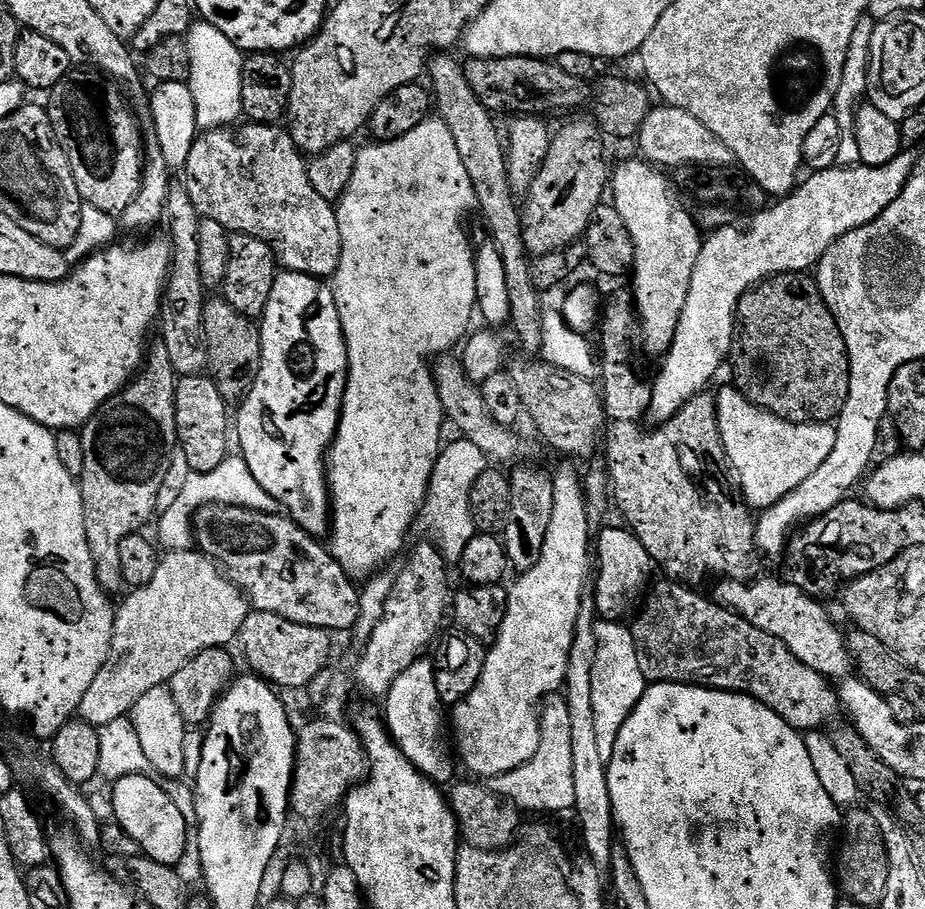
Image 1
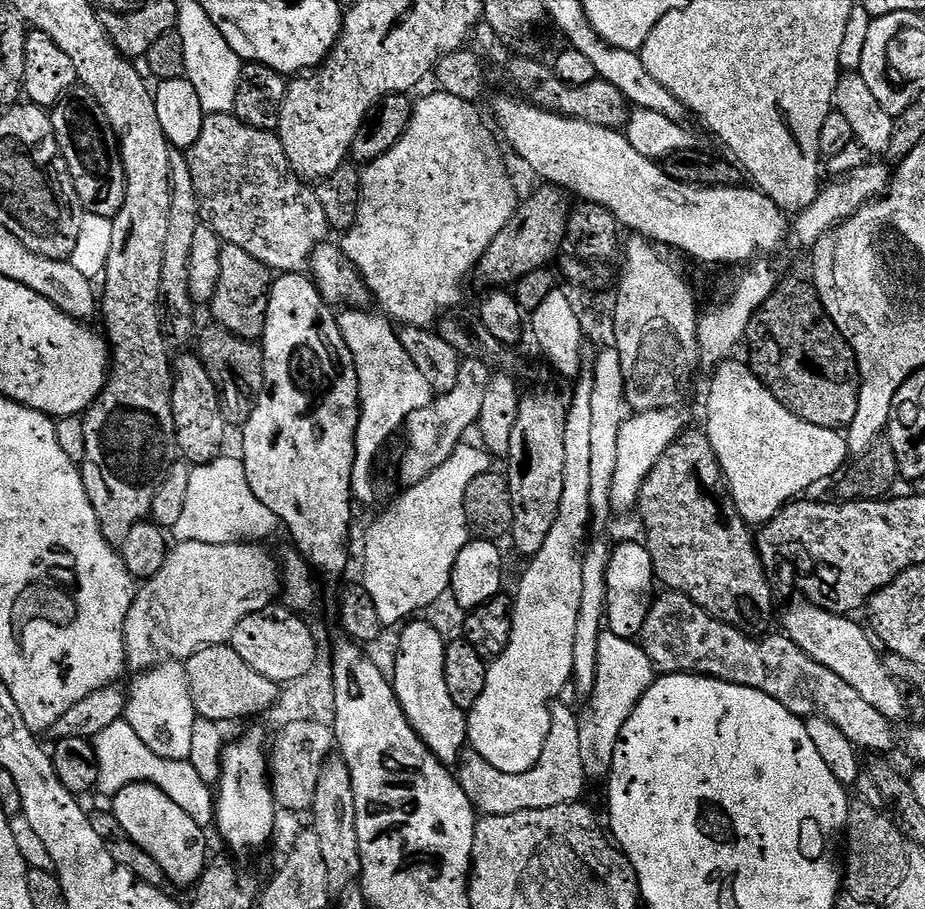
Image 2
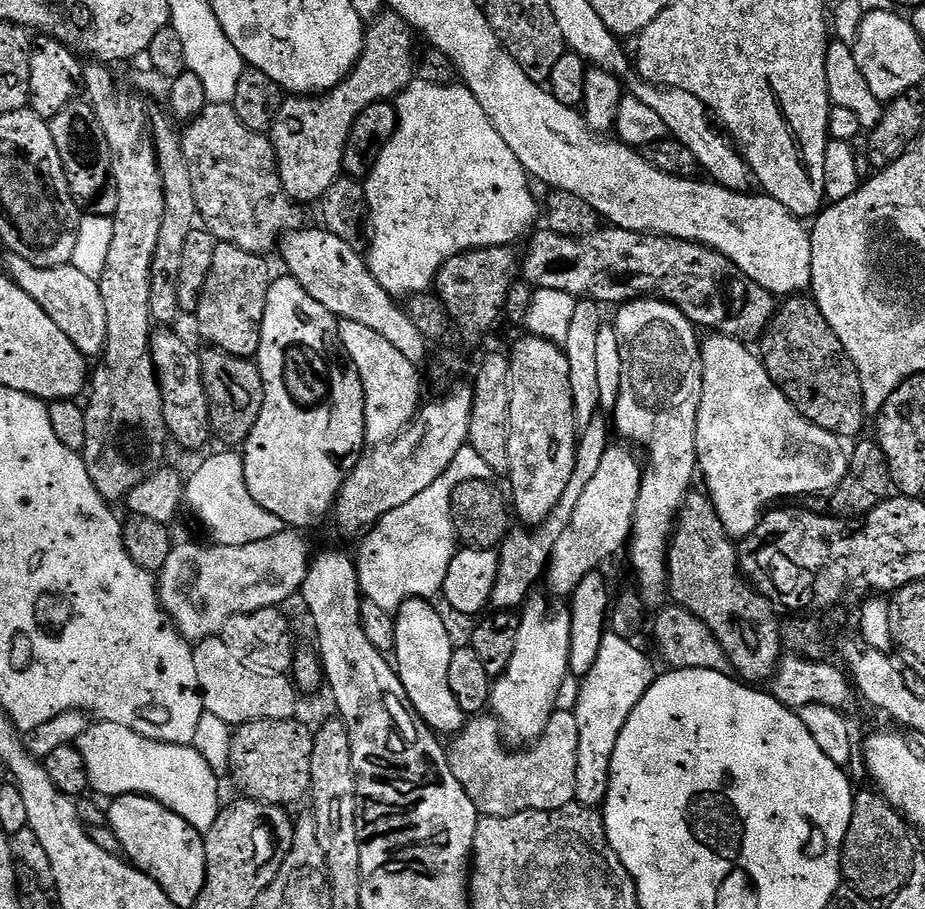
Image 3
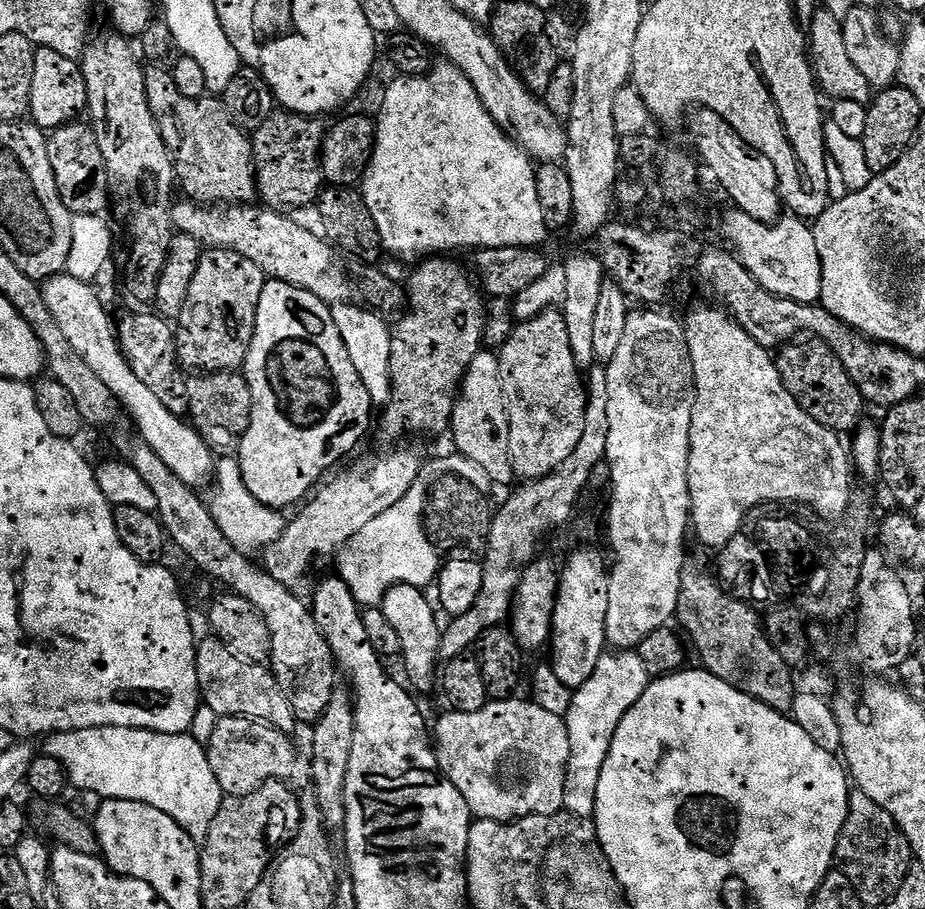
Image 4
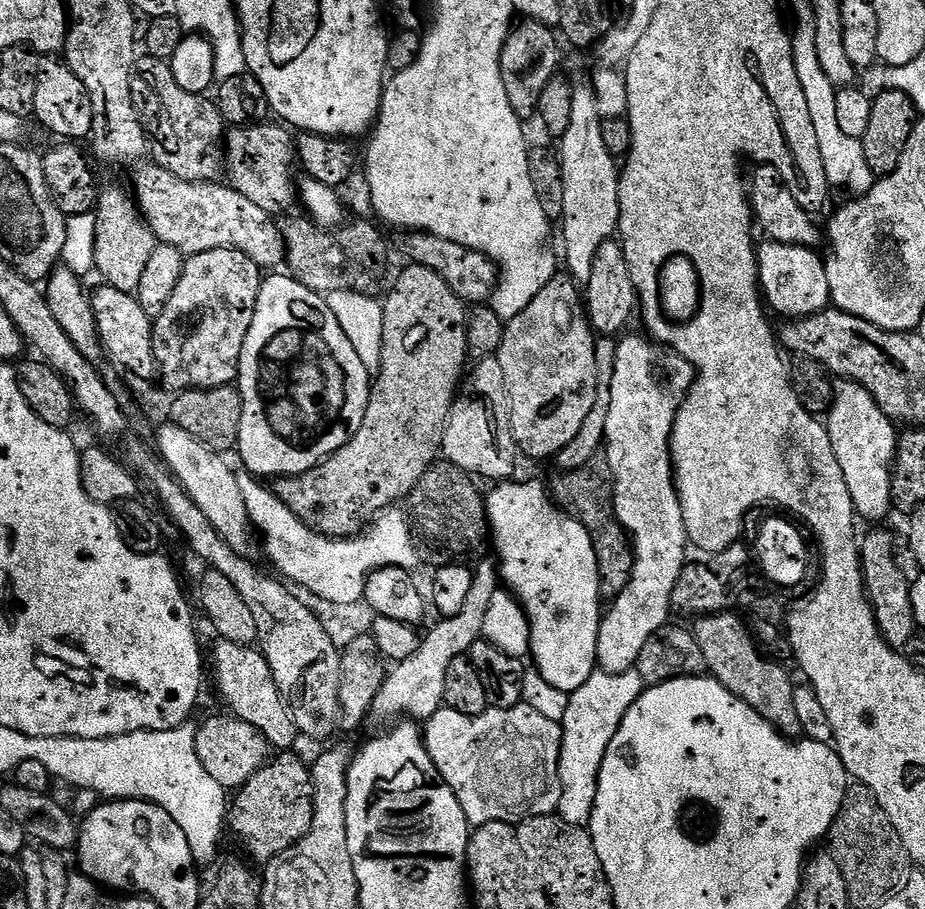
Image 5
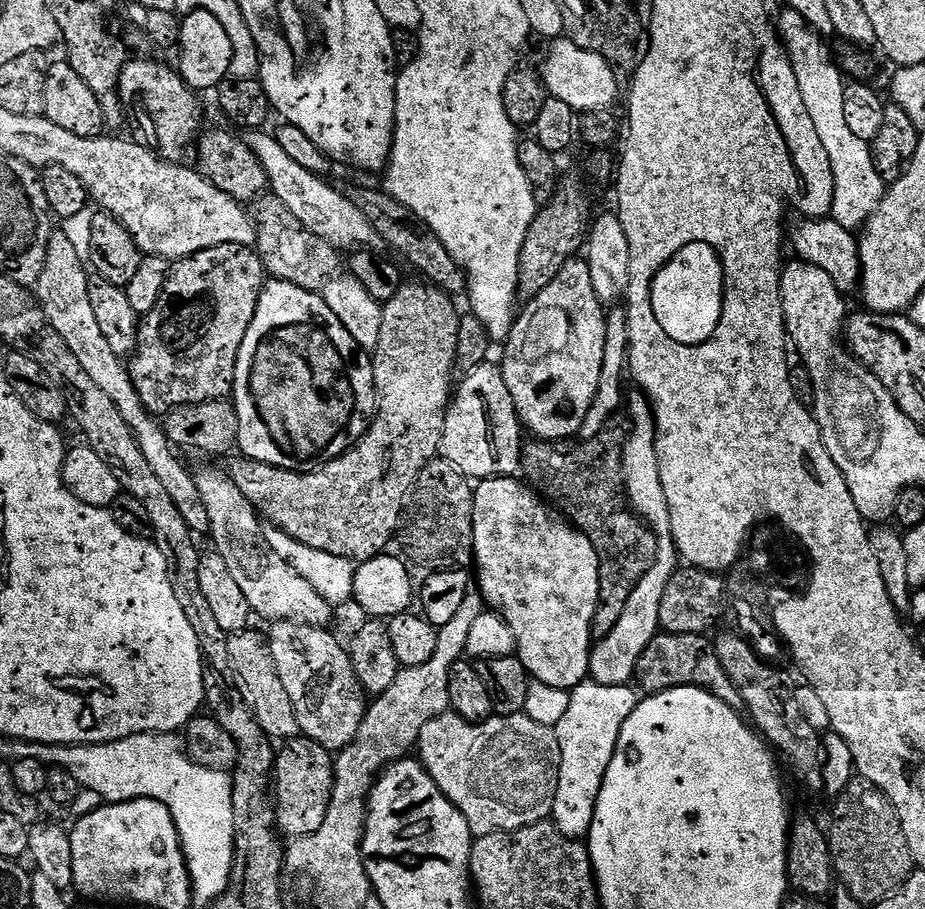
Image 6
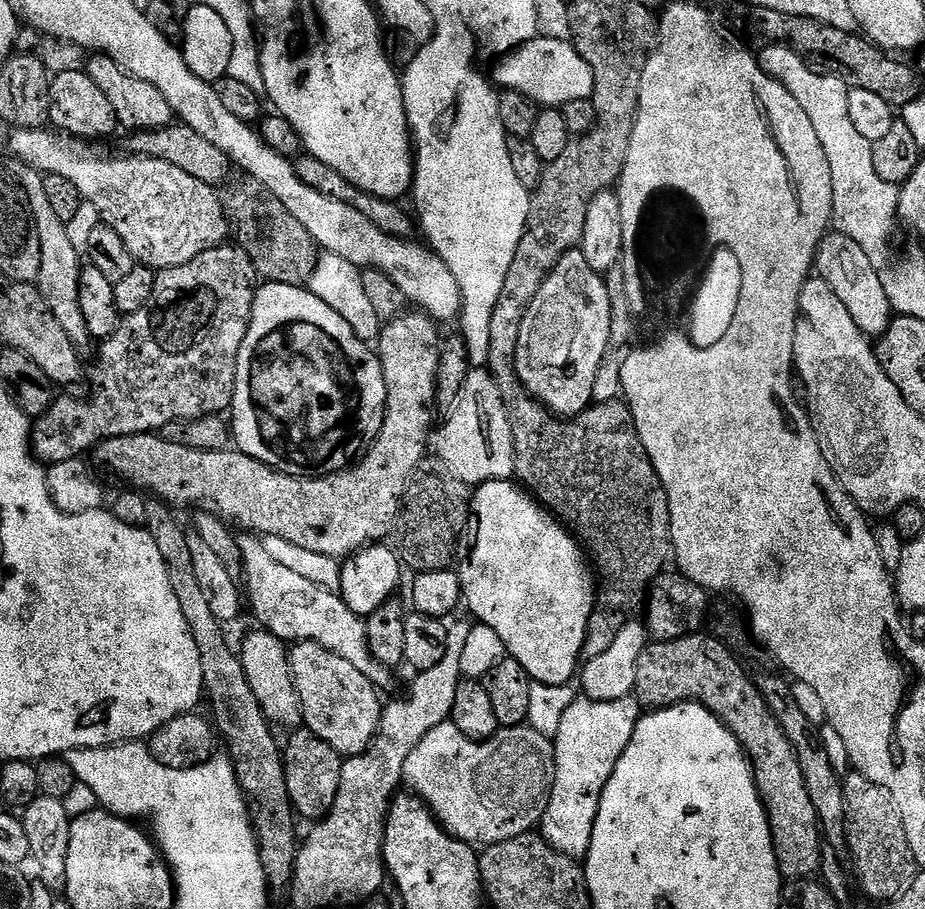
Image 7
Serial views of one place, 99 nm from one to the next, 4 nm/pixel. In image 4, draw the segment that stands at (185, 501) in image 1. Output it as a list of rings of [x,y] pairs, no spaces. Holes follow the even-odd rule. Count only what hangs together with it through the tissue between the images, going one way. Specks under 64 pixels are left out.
[[[220,458],[216,461],[214,485],[216,493],[210,499],[212,517],[218,522],[222,534],[236,549],[245,554],[260,554],[269,548],[286,527],[286,520],[277,509],[267,508],[250,490],[246,490],[246,482],[242,482],[240,461],[236,458]]]

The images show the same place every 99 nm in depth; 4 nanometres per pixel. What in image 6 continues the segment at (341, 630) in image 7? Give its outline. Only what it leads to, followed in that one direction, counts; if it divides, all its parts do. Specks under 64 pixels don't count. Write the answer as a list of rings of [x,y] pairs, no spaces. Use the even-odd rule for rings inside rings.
[[[204,468],[201,472],[197,471],[195,473],[196,485],[202,494],[202,502],[206,505],[206,514],[210,514],[210,526],[208,527],[208,532],[210,533],[210,537],[212,536],[211,547],[218,554],[222,554],[222,558],[226,561],[226,570],[230,570],[230,575],[236,579],[238,587],[242,589],[242,594],[246,594],[246,602],[251,606],[253,613],[255,613],[257,617],[261,616],[262,619],[268,620],[267,622],[275,622],[277,620],[297,620],[299,624],[309,624],[315,628],[323,628],[331,625],[332,612],[334,612],[333,605],[328,604],[326,598],[322,598],[322,594],[318,594],[318,590],[314,590],[314,586],[310,586],[310,582],[298,574],[298,570],[294,570],[285,560],[278,558],[278,554],[274,554],[274,550],[264,543],[265,525],[262,523],[261,517],[258,515],[256,508],[253,507],[242,492],[238,490],[238,486],[235,482],[225,475],[223,471],[220,472],[215,472],[212,468]]]

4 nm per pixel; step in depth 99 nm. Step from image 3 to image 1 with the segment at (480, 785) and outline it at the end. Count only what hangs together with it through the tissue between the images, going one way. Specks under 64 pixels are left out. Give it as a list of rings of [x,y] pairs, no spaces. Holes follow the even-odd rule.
[[[563,695],[545,696],[542,701],[542,735],[534,758],[505,776],[491,777],[490,787],[521,810],[564,812],[574,809],[574,745],[570,739],[570,710]]]

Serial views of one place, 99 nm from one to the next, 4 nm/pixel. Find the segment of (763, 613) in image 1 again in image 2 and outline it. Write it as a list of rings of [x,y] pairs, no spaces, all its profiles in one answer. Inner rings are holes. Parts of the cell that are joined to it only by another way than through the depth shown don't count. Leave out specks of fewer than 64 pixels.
[[[797,600],[784,612],[783,635],[801,648],[807,656],[835,672],[860,697],[891,720],[905,716],[906,709],[898,683],[886,670],[881,653],[874,649],[875,643],[871,635],[848,616],[834,615],[833,612],[814,607],[805,600]]]

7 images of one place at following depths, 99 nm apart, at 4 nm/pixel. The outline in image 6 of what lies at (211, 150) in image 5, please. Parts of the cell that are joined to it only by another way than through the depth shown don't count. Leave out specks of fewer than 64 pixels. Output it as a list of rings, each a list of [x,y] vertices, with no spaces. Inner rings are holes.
[[[132,60],[120,69],[120,103],[127,109],[126,116],[132,120],[135,139],[149,147],[161,160],[183,161],[184,151],[193,147],[194,141],[201,135],[204,124],[204,112],[200,109],[200,100],[195,91],[189,88],[175,67],[167,68],[156,60]]]

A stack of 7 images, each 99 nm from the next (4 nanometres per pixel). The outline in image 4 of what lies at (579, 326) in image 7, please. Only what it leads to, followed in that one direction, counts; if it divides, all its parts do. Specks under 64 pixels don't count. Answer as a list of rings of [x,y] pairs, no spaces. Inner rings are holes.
[[[551,307],[534,318],[519,321],[509,340],[498,349],[498,355],[502,370],[502,394],[510,426],[513,473],[524,482],[540,480],[562,466],[566,458],[570,458],[586,426],[588,389],[582,369],[574,358],[574,352],[570,350],[570,337],[566,331],[563,311]]]

